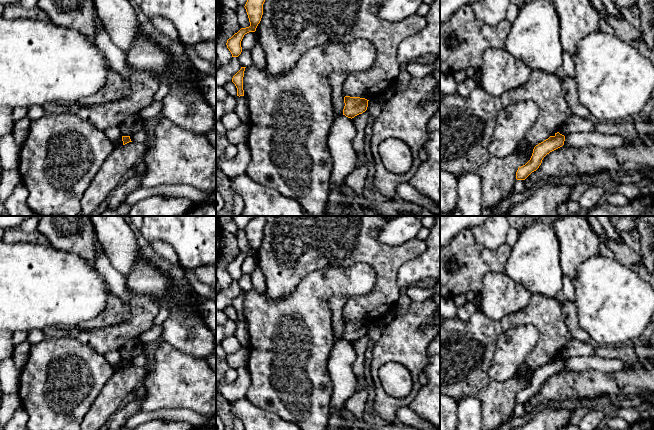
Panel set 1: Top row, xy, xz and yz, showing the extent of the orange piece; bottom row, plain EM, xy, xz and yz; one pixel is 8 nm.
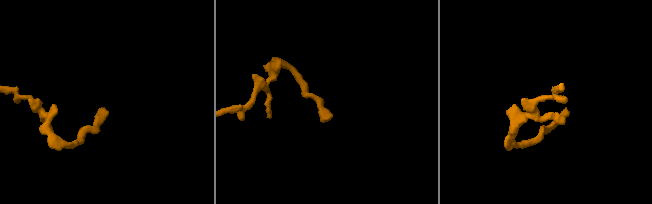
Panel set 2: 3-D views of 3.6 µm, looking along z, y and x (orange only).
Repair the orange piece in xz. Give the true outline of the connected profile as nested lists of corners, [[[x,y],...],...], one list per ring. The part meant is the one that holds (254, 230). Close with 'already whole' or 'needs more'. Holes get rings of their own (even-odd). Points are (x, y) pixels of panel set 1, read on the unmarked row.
[[[255,216],[246,226],[245,233],[249,242],[250,250],[241,252],[231,262],[227,264],[227,272],[232,281],[238,281],[242,276],[241,265],[245,258],[255,256],[263,239],[263,228],[265,226],[265,216]]] | already whole

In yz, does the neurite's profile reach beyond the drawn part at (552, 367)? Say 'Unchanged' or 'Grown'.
Unchanged

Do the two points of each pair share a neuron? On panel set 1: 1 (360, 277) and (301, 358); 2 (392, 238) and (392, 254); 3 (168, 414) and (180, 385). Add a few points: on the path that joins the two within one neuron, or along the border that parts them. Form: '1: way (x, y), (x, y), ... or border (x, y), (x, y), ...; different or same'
1: way (335, 283), (304, 314), (302, 333); same
2: border (377, 233), (386, 245), (401, 245), (414, 237); different
3: border (193, 410), (185, 408), (160, 408), (147, 412); different

